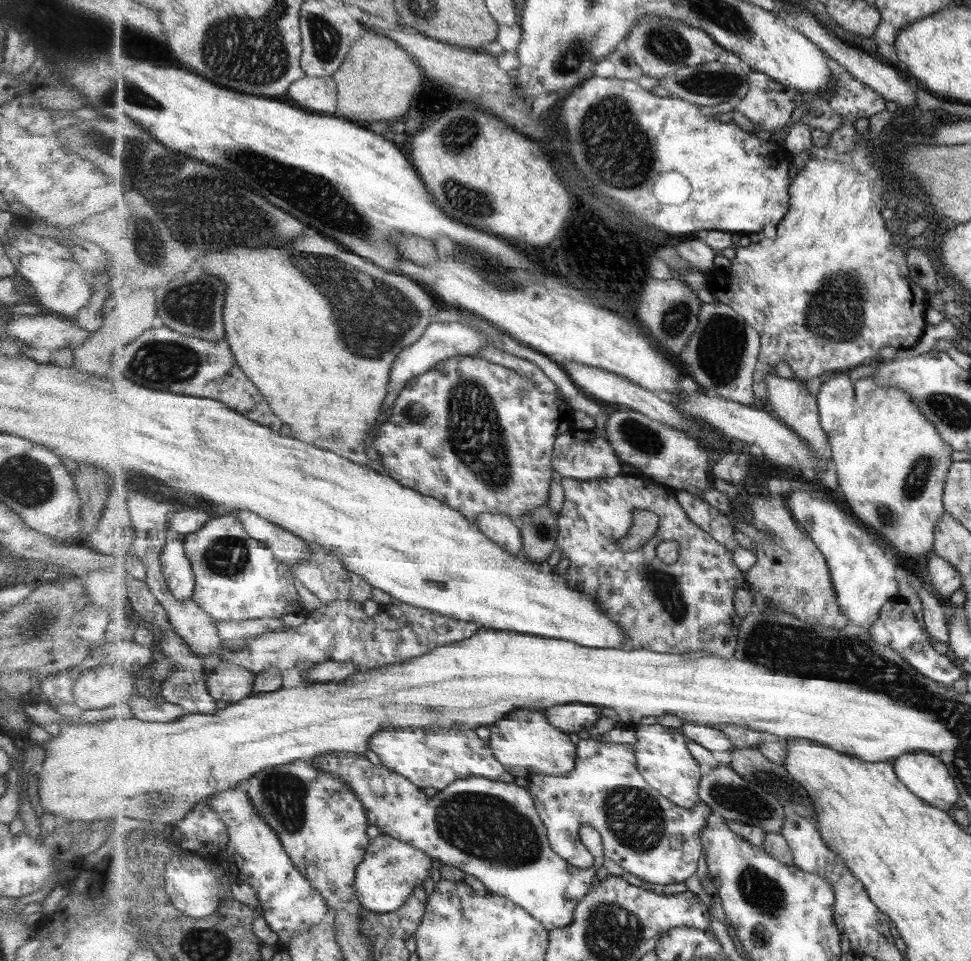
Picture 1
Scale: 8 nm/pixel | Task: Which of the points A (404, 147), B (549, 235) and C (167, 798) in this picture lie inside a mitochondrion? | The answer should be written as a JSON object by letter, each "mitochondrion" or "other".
{"A":"other","B":"other","C":"mitochondrion"}

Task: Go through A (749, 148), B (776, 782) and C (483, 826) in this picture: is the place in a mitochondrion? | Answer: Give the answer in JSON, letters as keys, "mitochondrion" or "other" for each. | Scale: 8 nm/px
{"A":"other","B":"mitochondrion","C":"mitochondrion"}

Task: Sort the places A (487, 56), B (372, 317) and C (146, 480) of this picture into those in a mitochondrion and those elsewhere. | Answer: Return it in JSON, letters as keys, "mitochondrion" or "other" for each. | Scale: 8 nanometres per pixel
{"A":"other","B":"mitochondrion","C":"mitochondrion"}

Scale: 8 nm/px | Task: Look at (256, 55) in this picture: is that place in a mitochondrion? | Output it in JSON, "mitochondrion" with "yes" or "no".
{"mitochondrion":"yes"}

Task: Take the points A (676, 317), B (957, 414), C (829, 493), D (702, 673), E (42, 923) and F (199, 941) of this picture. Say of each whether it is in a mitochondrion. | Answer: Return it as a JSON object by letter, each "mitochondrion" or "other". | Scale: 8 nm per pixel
{"A":"mitochondrion","B":"mitochondrion","C":"other","D":"other","E":"other","F":"mitochondrion"}

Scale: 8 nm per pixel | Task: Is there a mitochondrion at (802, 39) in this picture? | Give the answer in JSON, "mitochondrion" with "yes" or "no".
{"mitochondrion":"no"}

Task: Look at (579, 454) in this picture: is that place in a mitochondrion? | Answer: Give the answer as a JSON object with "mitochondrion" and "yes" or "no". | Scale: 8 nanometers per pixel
{"mitochondrion":"no"}

